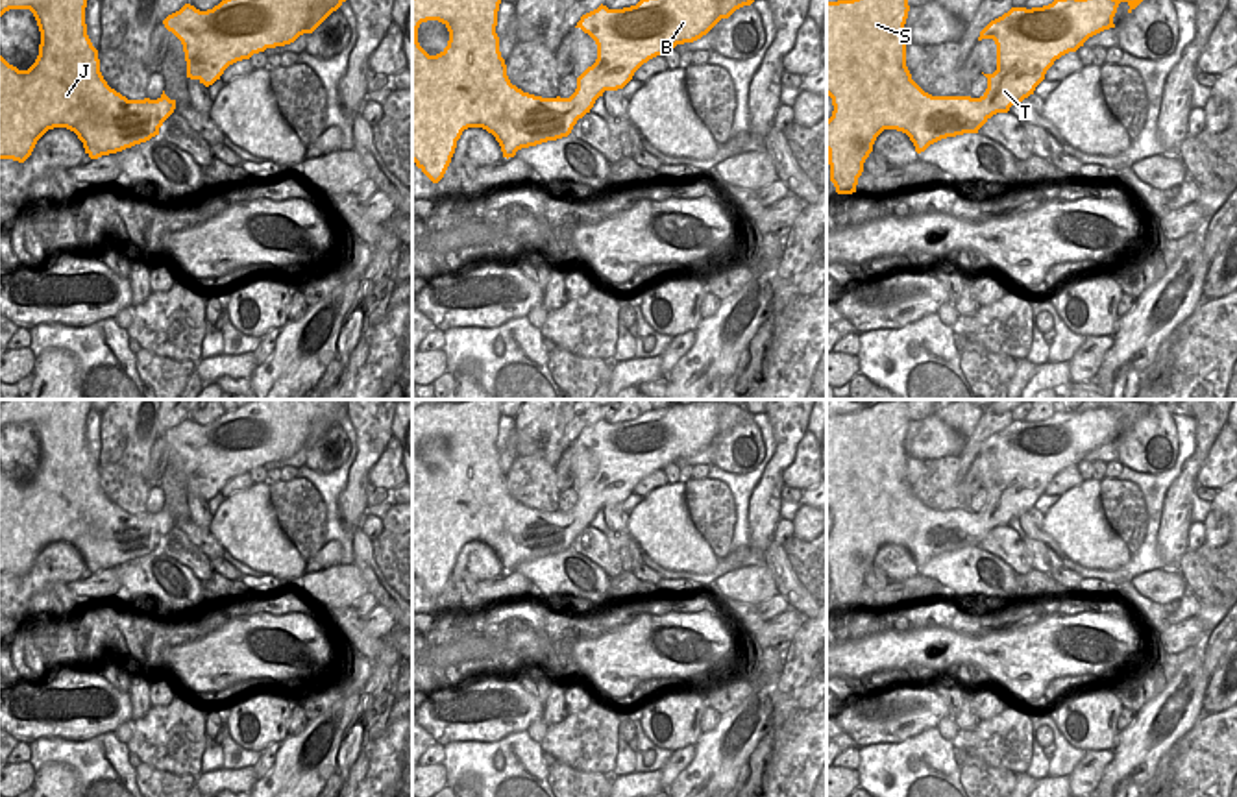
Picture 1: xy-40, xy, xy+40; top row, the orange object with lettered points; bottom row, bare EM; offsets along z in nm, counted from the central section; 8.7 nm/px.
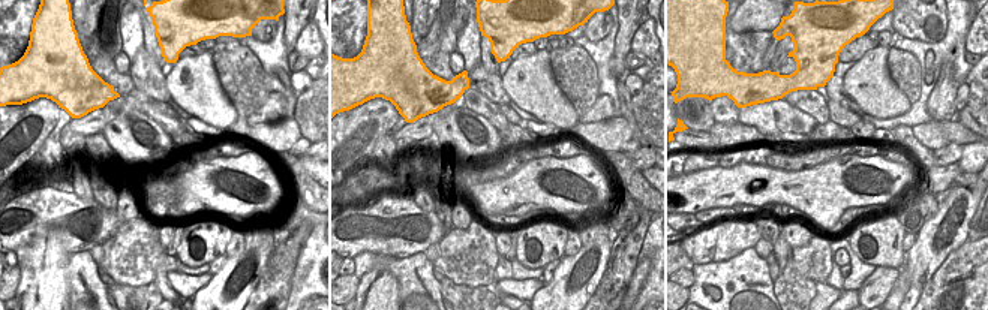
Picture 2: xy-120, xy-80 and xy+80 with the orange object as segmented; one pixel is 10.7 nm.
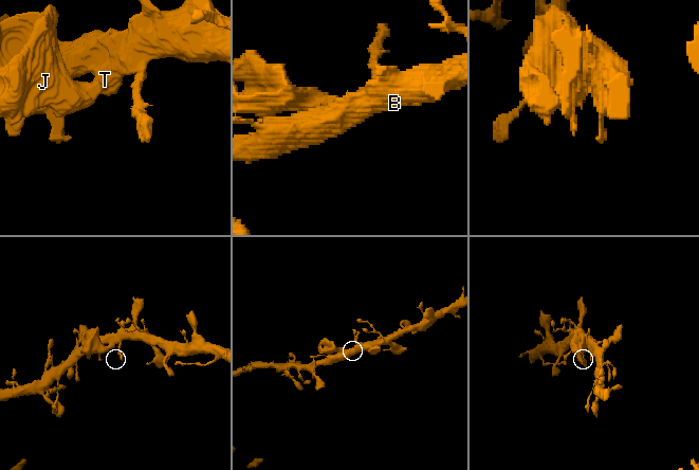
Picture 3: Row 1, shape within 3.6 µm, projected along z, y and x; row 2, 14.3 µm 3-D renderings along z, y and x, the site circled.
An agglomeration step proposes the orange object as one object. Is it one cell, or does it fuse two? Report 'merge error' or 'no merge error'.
merge error

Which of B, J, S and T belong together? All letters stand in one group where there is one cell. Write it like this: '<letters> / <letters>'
B T / J S

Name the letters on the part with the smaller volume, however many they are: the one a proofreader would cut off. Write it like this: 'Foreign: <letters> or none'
Foreign: J, S

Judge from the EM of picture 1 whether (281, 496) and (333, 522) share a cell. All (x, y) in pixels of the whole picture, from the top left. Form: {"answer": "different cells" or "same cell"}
{"answer": "different cells"}

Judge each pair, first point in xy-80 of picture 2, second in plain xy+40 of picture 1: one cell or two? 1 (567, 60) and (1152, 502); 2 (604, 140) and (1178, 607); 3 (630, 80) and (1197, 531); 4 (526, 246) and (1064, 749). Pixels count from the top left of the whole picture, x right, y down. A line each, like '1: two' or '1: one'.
1: two
2: two
3: one
4: two

